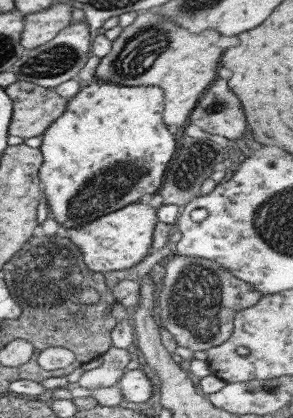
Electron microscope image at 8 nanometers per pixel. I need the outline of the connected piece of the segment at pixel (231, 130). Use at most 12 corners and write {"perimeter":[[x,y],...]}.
{"perimeter":[[215,80],[187,122],[227,140],[241,138],[245,116],[227,82]]}

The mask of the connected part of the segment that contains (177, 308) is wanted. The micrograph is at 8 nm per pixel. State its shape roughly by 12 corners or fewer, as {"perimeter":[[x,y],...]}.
{"perimeter":[[211,260],[164,266],[156,321],[176,346],[229,338],[260,292]]}

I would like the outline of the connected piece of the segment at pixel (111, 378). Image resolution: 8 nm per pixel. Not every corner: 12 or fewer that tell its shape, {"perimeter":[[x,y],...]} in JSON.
{"perimeter":[[111,345],[102,363],[85,371],[75,384],[105,388],[120,379],[129,350]]}

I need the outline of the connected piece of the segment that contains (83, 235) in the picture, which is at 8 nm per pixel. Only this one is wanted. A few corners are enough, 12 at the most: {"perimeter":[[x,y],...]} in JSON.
{"perimeter":[[133,203],[61,232],[86,268],[129,269],[147,256],[156,210]]}

